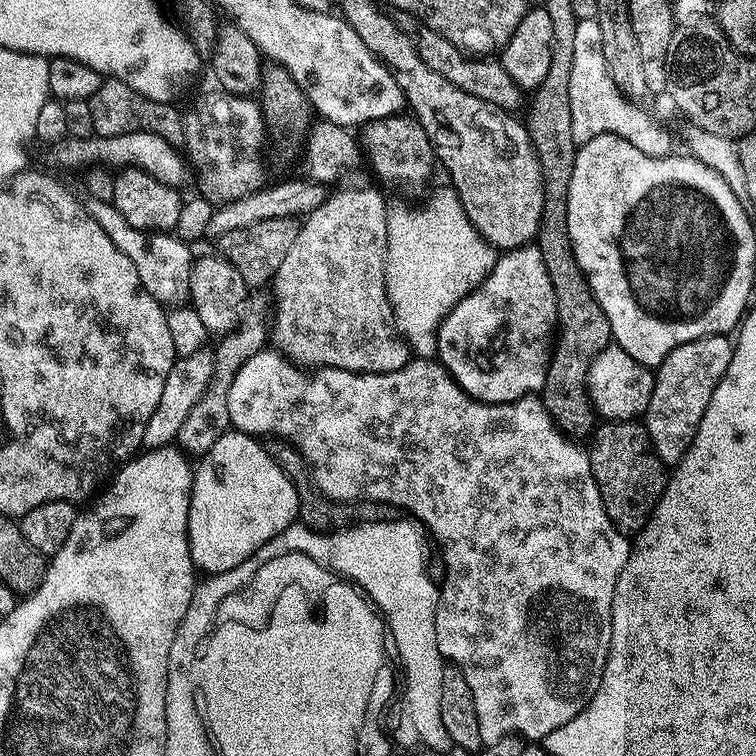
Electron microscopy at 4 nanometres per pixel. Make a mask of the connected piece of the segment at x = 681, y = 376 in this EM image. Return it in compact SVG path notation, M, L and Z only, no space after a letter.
M727 335L703 336L694 342L686 342L675 348L655 369L654 390L650 394L642 423L658 458L665 466L679 464L690 442L694 442L694 434L698 434L702 414L706 414L706 406L710 406L714 390L722 374L726 374L726 366L730 366L734 344L728 339Z

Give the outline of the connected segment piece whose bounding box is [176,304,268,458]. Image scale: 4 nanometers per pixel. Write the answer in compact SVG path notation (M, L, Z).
M249 305L241 315L240 322L236 325L234 331L225 333L219 340L220 344L213 351L212 372L210 382L206 390L202 392L202 398L194 404L192 410L187 414L182 422L181 429L176 442L180 450L192 458L203 456L206 450L214 444L224 434L229 431L231 424L229 408L230 384L234 382L234 377L238 370L242 368L254 356L254 354L263 351L268 340L268 324L266 321L266 312Z

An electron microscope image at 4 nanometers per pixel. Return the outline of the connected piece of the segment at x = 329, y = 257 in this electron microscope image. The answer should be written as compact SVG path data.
M360 188L357 192L333 191L325 203L312 213L303 217L297 227L296 237L286 253L282 266L278 266L276 276L270 281L270 289L276 295L276 313L270 316L270 340L275 351L292 361L304 370L319 370L322 368L341 368L347 372L393 372L398 370L410 359L410 349L400 331L396 328L396 319L390 306L390 298L384 281L384 263L388 249L388 210L389 201L384 201L380 192L372 188Z

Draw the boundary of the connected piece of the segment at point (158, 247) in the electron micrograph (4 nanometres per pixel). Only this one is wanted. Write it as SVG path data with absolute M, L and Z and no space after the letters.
M89 199L86 207L93 218L110 234L114 246L134 262L134 270L138 270L138 278L142 286L148 291L159 304L165 306L184 306L189 303L190 294L190 270L194 253L191 252L189 245L180 240L174 234L166 232L143 232L137 228L132 228L122 214L112 203Z

